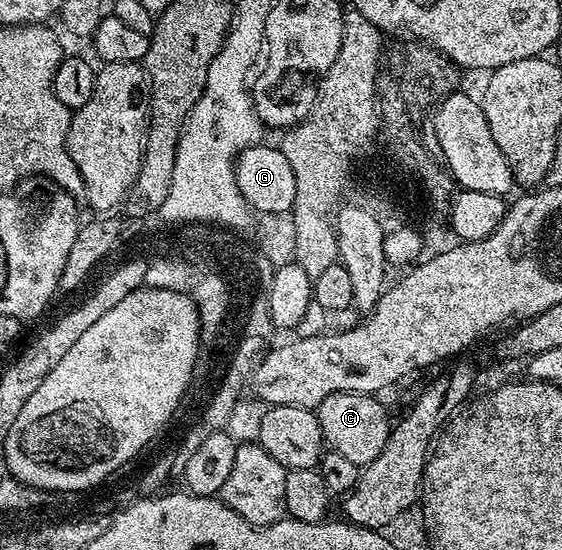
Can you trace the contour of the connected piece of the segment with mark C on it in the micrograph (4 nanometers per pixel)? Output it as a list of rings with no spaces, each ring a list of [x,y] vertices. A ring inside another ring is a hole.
[[[332,393],[327,395],[325,401],[320,401],[315,407],[317,418],[319,419],[319,427],[325,432],[326,446],[332,452],[344,455],[351,463],[362,467],[372,463],[373,458],[379,455],[379,451],[387,443],[389,438],[389,430],[391,428],[391,420],[389,421],[389,413],[385,409],[381,409],[381,405],[375,399],[372,393]]]

